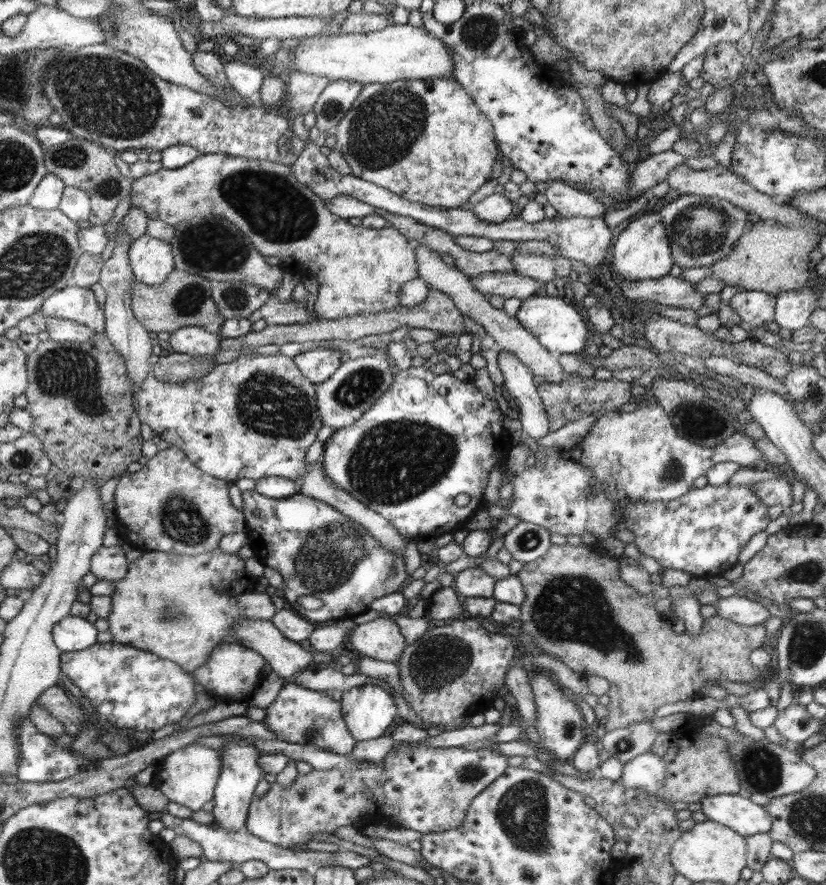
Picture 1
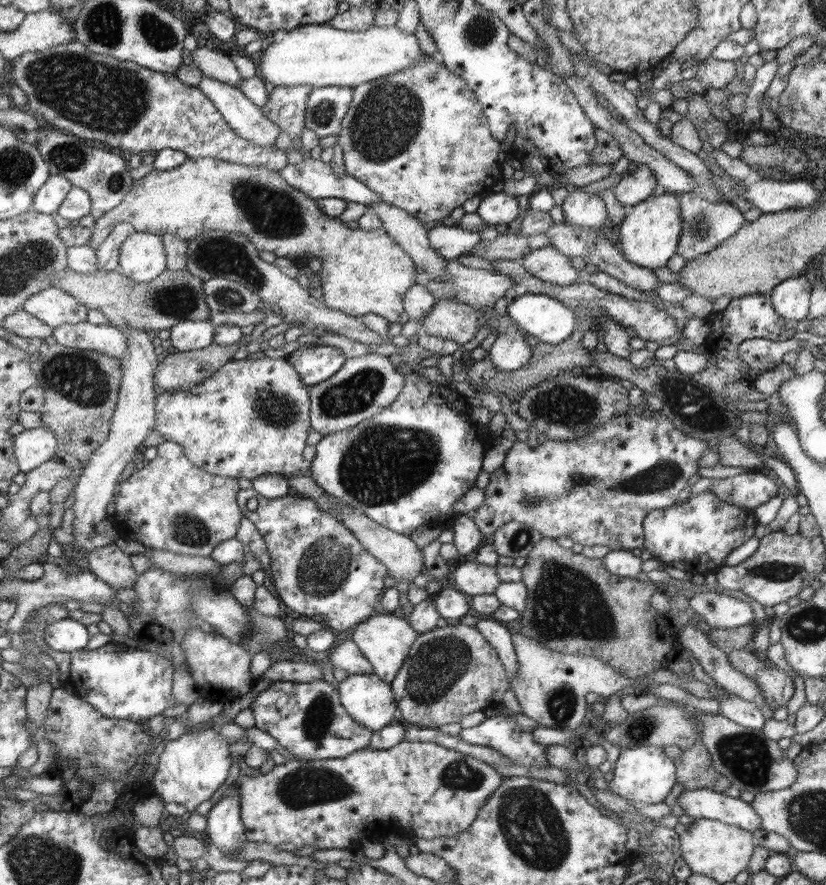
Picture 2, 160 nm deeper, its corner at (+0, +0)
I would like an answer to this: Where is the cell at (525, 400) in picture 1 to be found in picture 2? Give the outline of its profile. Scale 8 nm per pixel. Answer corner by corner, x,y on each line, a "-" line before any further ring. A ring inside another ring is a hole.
506,331
497,335
487,352
492,364
503,371
512,372
528,364
533,348
527,343
527,336
520,331

